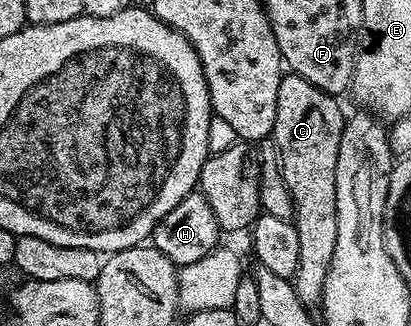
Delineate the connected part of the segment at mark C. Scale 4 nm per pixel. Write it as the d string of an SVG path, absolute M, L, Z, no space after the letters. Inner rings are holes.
M289 72L279 84L279 96L275 104L275 128L272 132L273 143L281 153L283 180L291 192L293 201L293 227L299 232L299 268L291 280L295 292L303 305L316 307L323 296L327 272L331 268L331 256L335 256L335 236L339 233L339 220L335 208L335 163L339 160L339 140L347 114L341 111L336 97L311 85L303 76Z

